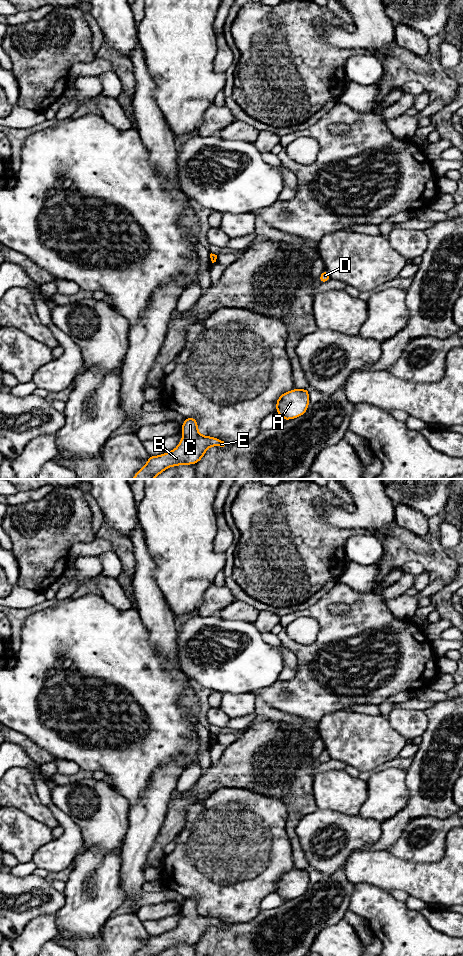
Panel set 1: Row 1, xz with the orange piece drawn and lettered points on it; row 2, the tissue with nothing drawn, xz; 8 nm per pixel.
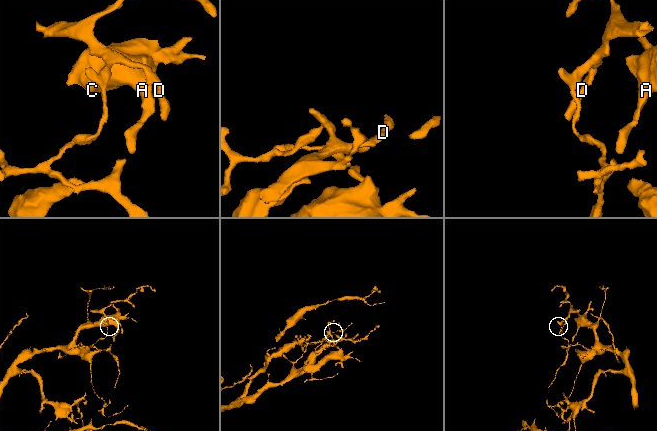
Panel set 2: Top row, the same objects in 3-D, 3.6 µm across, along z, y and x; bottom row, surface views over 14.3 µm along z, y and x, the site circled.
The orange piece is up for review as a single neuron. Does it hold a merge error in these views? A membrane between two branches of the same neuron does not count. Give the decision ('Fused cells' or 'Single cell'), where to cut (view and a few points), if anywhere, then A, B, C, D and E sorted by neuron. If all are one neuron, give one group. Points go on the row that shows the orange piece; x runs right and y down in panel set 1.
Fused cells. Split along xz (212, 260), (215, 261). Groups: A B C E / D

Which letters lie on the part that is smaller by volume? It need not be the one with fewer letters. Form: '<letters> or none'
D

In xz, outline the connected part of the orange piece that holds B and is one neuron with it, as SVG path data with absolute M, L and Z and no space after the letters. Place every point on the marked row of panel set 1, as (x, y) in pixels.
M194 417L185 418L180 430L183 432L183 437L178 446L170 452L149 456L147 463L132 479L154 479L167 468L197 464L211 446L229 445L221 439L201 435Z

